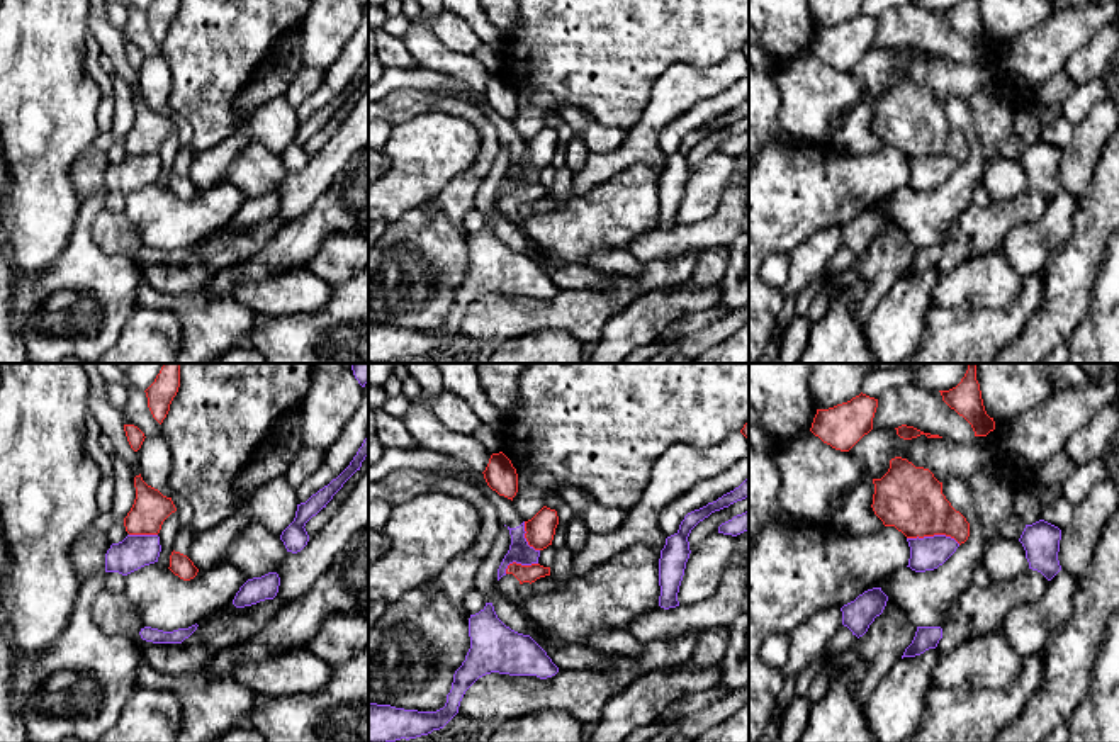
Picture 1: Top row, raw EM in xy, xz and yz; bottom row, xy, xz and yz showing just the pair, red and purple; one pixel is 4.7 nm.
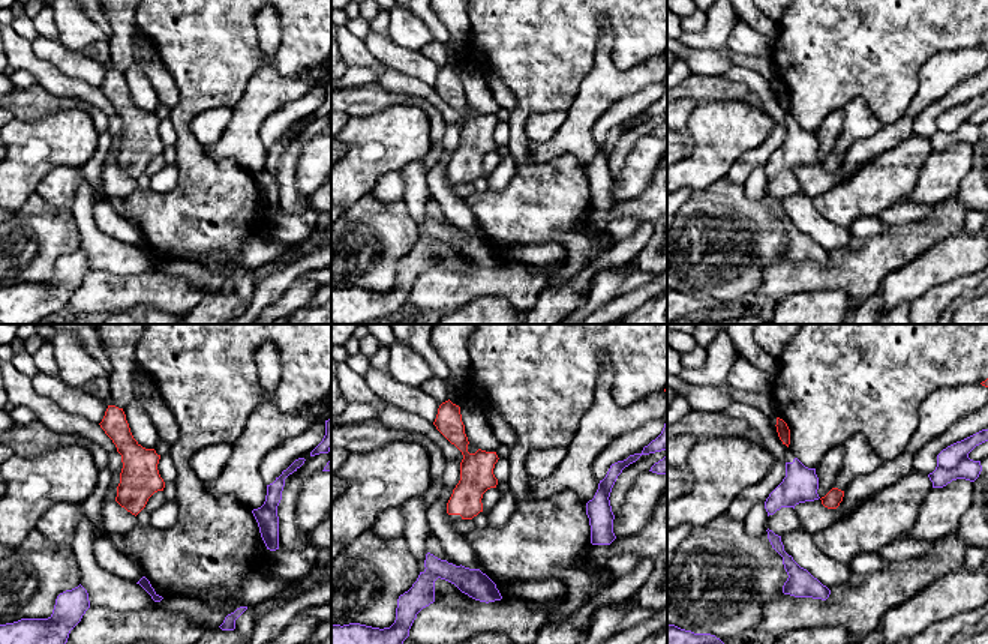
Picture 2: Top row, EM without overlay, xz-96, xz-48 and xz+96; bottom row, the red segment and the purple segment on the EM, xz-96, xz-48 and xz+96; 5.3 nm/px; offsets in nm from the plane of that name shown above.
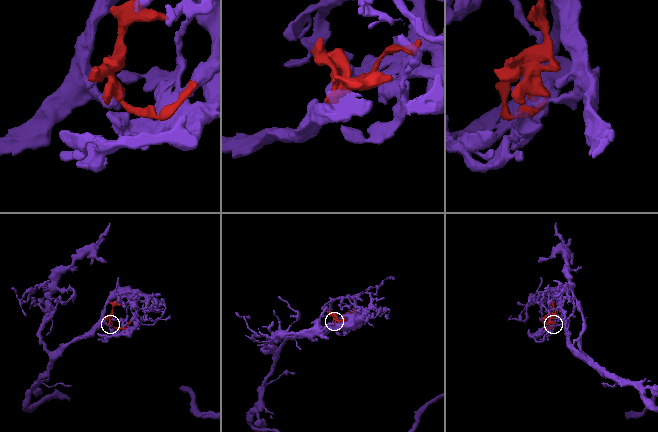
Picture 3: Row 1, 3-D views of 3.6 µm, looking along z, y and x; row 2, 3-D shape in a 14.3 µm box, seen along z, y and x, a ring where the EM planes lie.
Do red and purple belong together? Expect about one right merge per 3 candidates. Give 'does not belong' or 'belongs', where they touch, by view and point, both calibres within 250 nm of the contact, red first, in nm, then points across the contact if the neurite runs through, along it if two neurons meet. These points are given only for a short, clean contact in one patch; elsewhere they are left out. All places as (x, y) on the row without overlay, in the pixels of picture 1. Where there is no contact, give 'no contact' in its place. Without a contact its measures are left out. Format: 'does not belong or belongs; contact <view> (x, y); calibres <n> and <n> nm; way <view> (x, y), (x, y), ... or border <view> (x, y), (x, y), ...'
does not belong; contact yz (934, 153); calibres 300 and 160 nm; border yz (907, 157), (950, 155), (960, 163)

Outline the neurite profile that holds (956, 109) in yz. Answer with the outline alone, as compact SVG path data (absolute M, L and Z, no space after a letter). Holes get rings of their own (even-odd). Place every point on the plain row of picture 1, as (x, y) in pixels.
M949 95L942 102L942 114L970 143L968 160L937 188L915 192L902 187L880 205L915 246L941 246L951 222L973 202L973 188L983 183L983 148L970 104L966 98Z

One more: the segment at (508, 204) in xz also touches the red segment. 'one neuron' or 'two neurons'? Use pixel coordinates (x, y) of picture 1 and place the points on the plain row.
one neuron

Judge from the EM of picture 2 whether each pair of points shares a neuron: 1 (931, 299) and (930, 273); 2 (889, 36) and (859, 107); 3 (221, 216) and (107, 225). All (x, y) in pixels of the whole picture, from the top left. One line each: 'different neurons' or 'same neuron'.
1: different neurons
2: different neurons
3: different neurons

